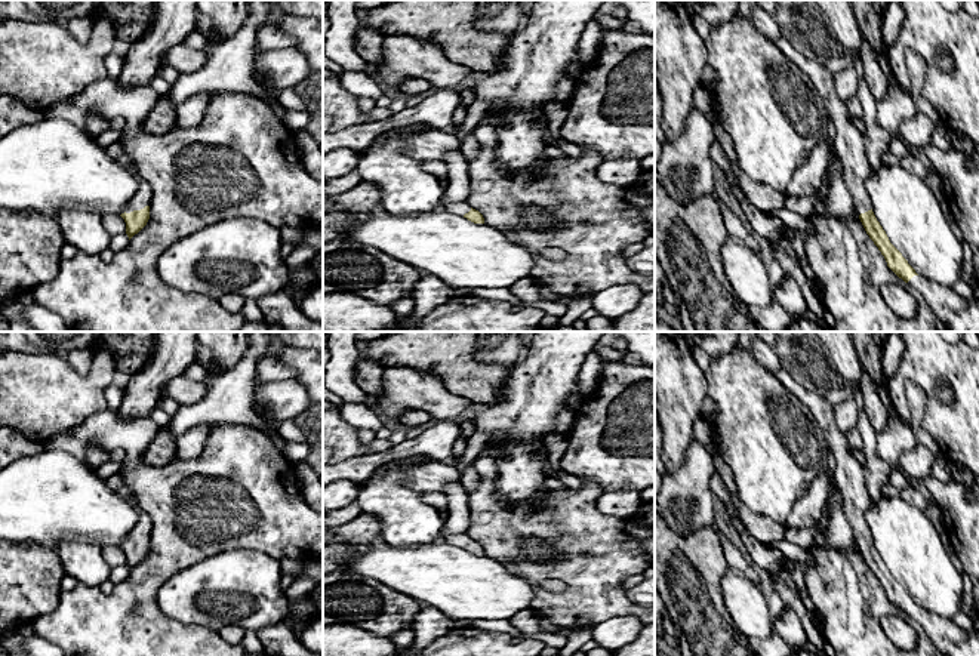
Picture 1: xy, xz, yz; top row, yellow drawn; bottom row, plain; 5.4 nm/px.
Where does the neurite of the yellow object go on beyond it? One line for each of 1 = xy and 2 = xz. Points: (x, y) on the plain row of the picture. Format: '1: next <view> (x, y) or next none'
1: next xy (141, 530)
2: next xz (462, 539)

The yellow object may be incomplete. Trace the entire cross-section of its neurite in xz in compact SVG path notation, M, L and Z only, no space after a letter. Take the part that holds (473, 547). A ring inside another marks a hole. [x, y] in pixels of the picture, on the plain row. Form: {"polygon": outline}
{"polygon": "M467 533L452 535L446 539L449 543L461 546L474 555L484 555L483 546L472 540Z"}

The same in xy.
{"polygon": "M124 484L120 490L123 498L130 502L135 509L138 511L139 520L133 530L129 533L127 540L120 546L126 554L126 566L129 572L138 566L150 551L150 529L151 521L148 515L142 511L138 501L135 499L133 492Z"}

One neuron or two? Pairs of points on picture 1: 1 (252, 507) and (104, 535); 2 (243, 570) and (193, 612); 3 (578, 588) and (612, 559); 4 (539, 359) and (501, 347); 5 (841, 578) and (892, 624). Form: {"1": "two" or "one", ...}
{"1": "two", "2": "one", "3": "one", "4": "two", "5": "two"}

